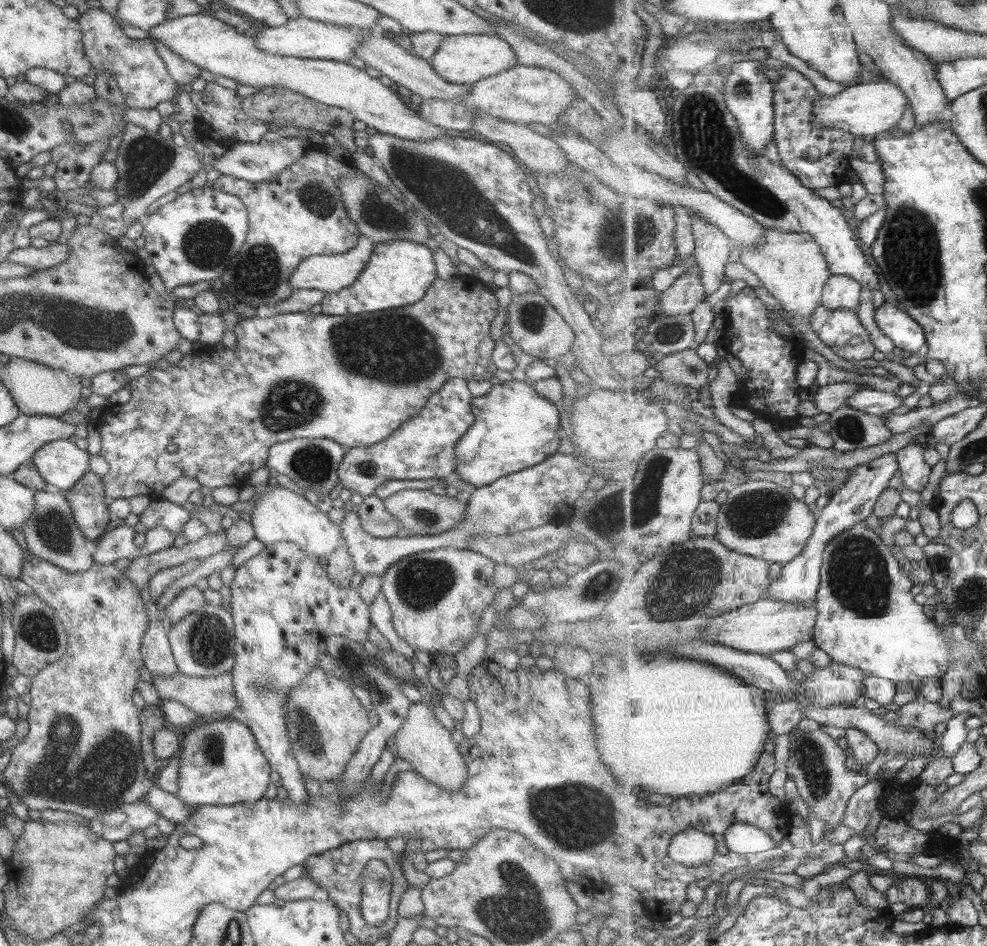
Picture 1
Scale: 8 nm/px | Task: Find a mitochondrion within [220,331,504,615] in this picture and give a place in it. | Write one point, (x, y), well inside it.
(288, 405)

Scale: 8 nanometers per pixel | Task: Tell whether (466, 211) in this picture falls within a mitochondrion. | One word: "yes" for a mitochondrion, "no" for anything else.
yes

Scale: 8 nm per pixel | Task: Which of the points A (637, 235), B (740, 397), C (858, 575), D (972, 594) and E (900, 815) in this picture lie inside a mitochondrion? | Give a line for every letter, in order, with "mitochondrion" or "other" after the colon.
A: mitochondrion
B: other
C: mitochondrion
D: mitochondrion
E: other

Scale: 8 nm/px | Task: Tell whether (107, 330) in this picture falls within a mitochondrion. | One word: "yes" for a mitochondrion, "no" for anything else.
yes

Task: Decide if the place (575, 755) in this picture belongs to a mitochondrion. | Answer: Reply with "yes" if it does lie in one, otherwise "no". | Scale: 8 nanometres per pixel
no

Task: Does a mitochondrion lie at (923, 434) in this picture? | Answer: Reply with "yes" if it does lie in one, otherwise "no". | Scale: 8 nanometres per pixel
no

